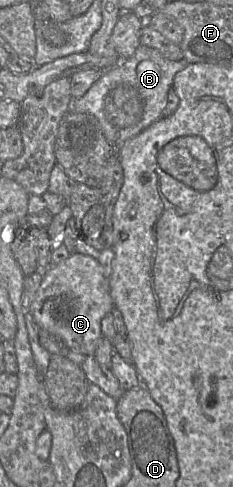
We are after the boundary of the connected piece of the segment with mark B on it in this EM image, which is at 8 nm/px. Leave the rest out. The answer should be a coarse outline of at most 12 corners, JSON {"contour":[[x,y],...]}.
{"contour":[[140,45],[71,110],[118,149],[162,117],[188,64]]}

